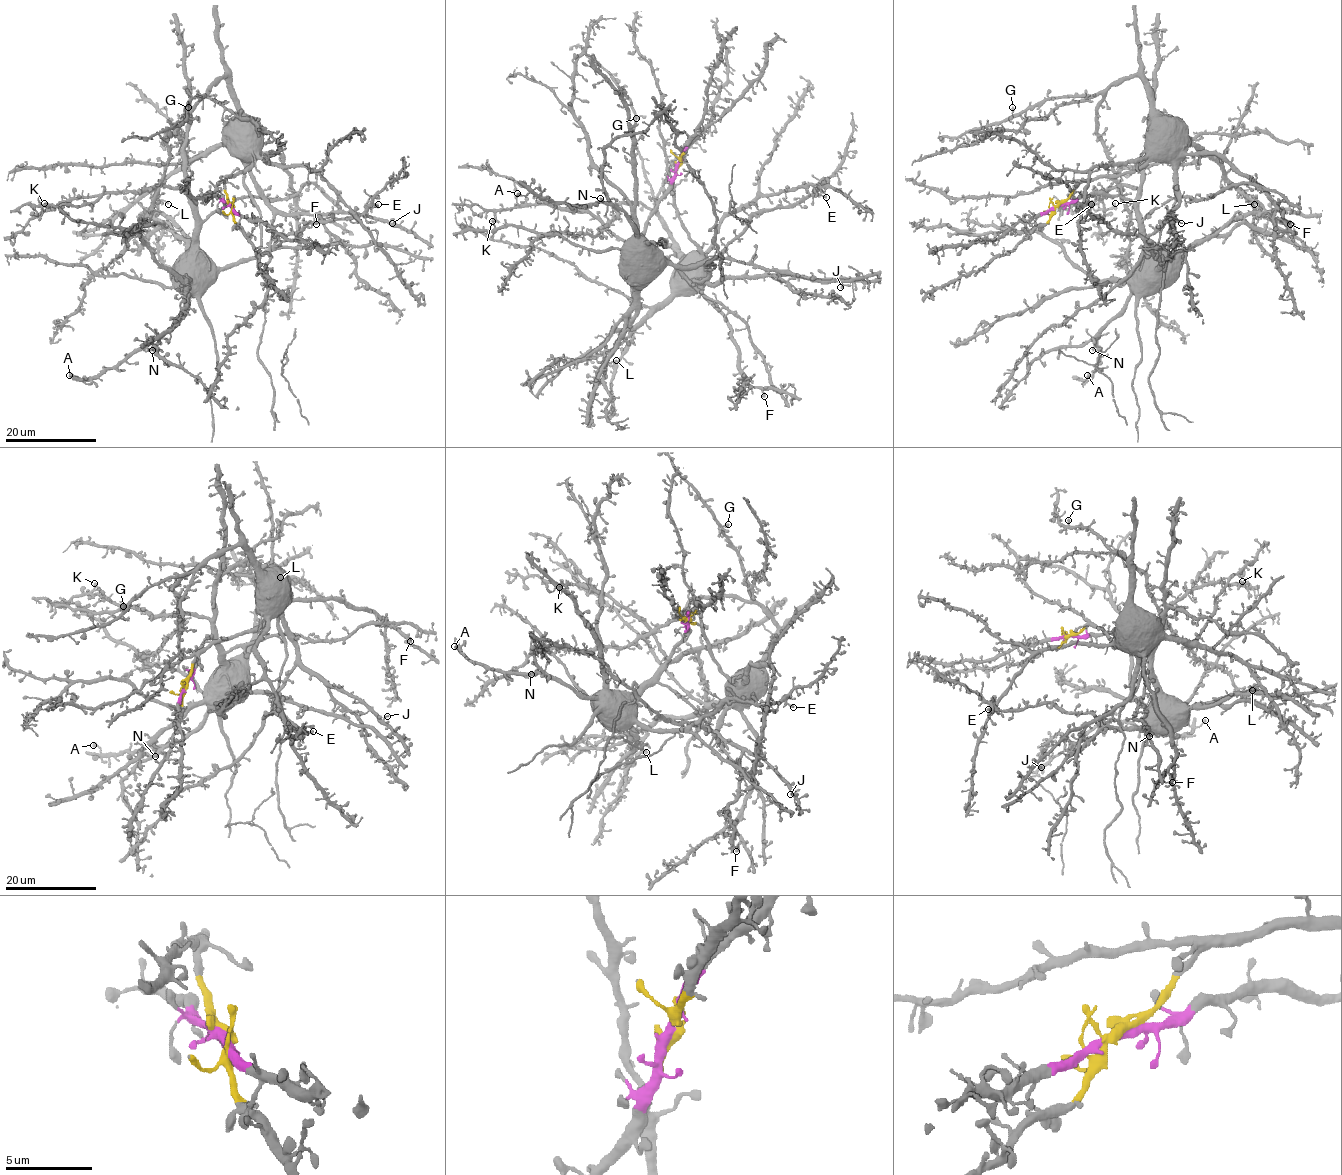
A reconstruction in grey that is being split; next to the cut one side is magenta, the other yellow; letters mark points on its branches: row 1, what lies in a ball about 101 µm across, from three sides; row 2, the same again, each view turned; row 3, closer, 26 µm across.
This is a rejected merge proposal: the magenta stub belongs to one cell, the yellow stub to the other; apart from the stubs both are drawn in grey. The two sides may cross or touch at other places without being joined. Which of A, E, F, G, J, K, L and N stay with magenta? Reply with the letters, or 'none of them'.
A, E, K, N

